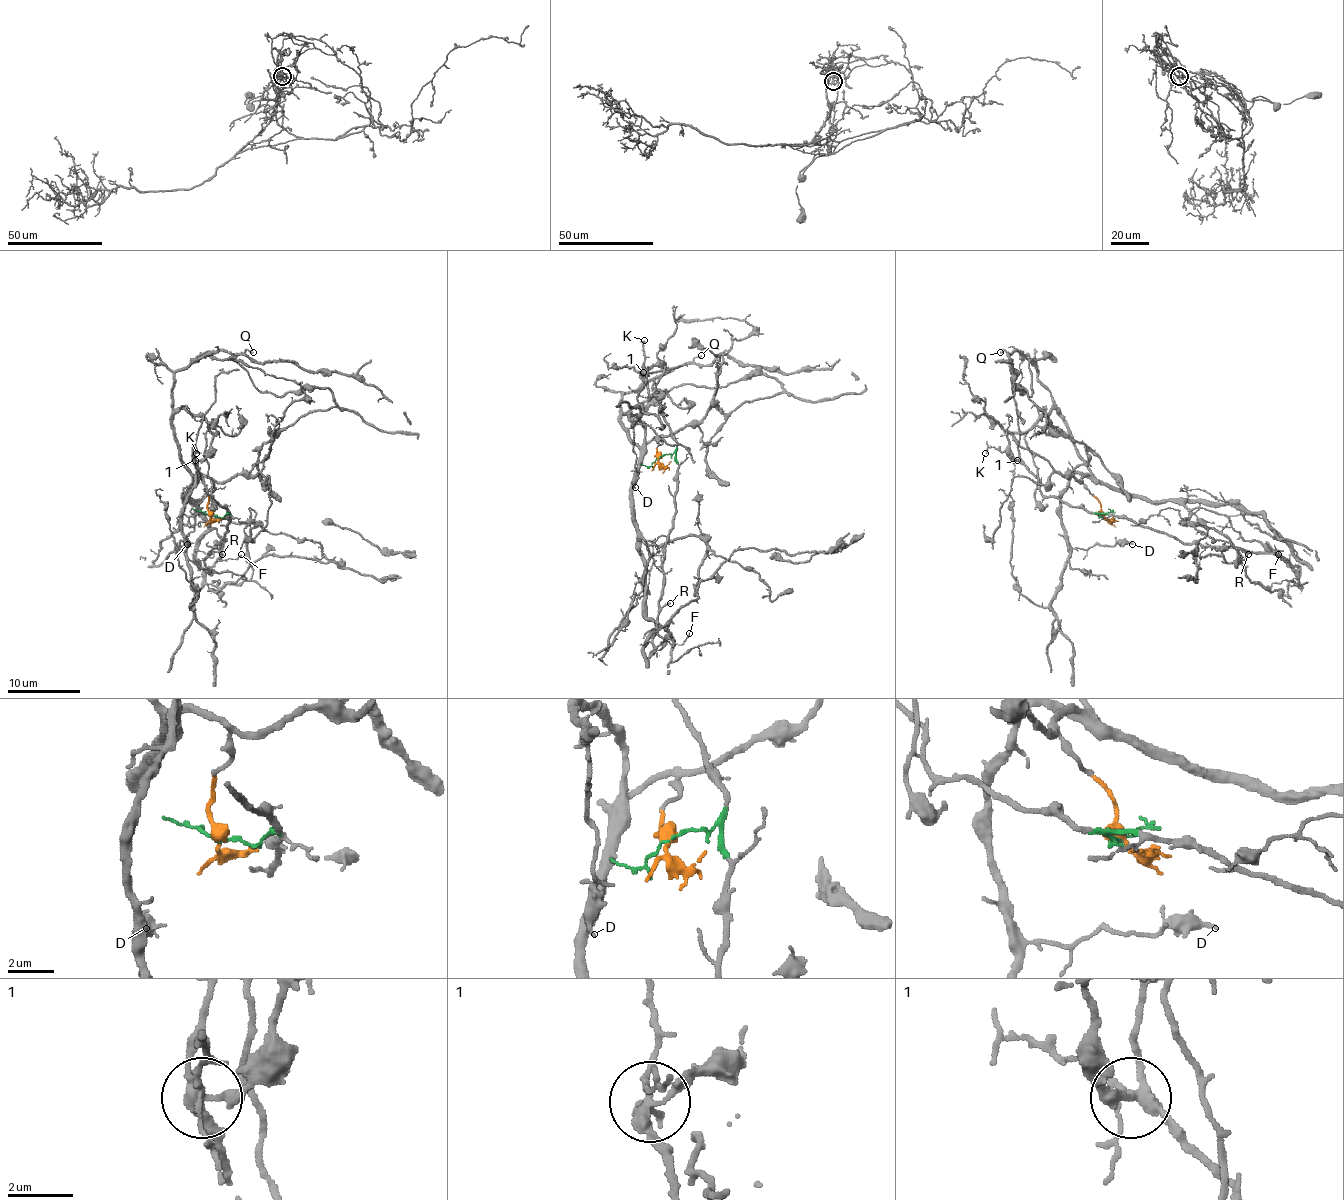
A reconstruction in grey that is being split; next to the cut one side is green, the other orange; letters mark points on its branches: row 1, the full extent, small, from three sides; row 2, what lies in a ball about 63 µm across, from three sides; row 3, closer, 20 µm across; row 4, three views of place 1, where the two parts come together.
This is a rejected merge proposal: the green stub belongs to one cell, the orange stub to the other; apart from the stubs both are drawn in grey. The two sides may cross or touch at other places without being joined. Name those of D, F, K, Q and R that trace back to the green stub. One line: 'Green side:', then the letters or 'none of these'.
Green side: F, K, R

